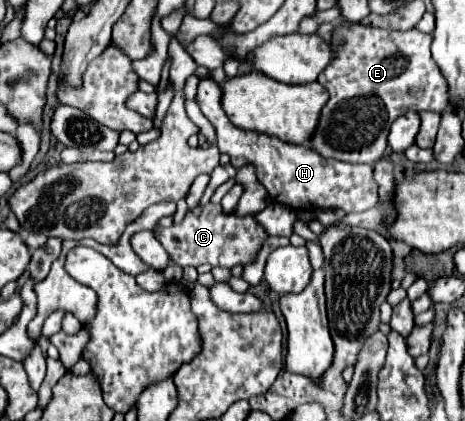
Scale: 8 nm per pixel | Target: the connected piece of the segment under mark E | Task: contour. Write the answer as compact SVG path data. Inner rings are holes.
M359 23L333 29L333 51L337 53L331 65L319 75L319 83L329 91L329 103L321 111L319 127L311 145L319 155L345 163L375 163L385 155L391 123L405 111L437 111L443 113L449 105L447 83L431 57L431 35L409 31L387 31L363 27Z

